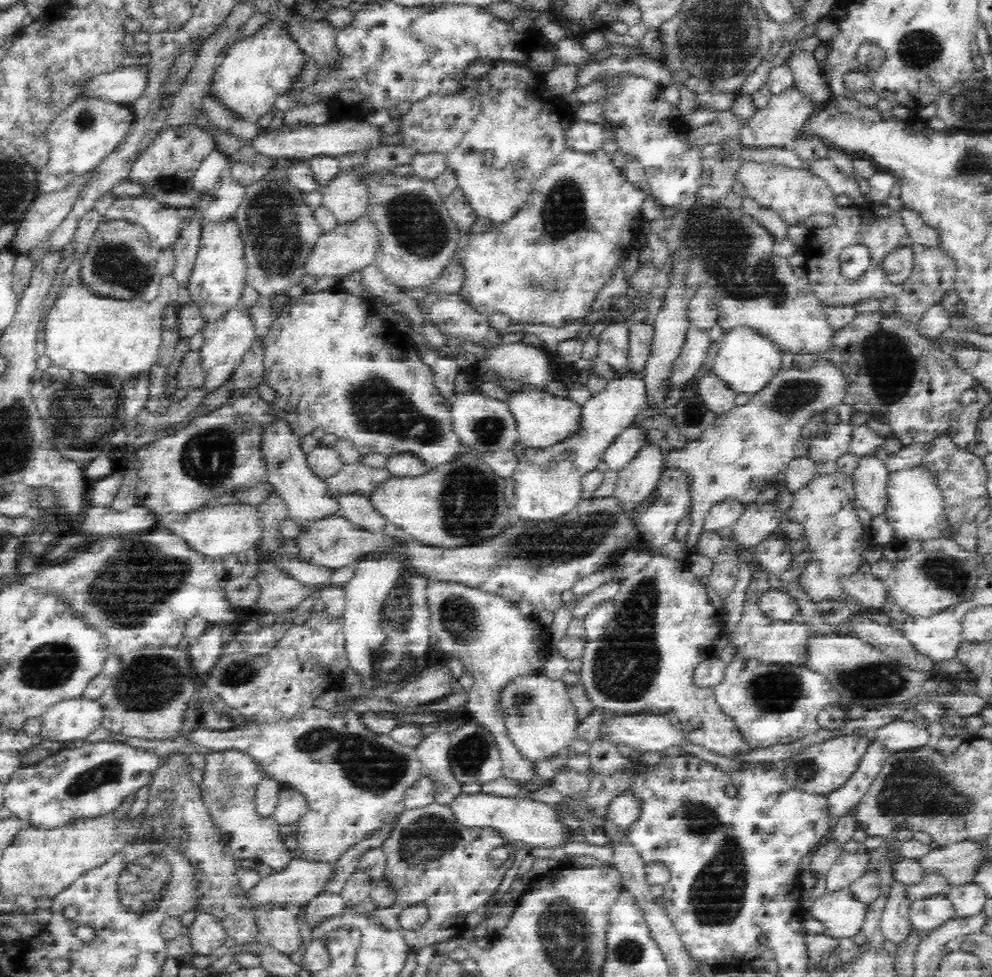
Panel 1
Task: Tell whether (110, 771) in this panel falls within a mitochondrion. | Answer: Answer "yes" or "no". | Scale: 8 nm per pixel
yes

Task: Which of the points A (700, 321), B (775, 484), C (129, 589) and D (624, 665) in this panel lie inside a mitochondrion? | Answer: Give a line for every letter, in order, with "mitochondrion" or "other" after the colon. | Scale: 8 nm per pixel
A: other
B: other
C: mitochondrion
D: mitochondrion

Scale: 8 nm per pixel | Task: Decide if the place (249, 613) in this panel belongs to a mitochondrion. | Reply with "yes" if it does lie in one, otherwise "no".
no

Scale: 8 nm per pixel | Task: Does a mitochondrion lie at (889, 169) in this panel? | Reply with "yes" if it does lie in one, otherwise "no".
no

